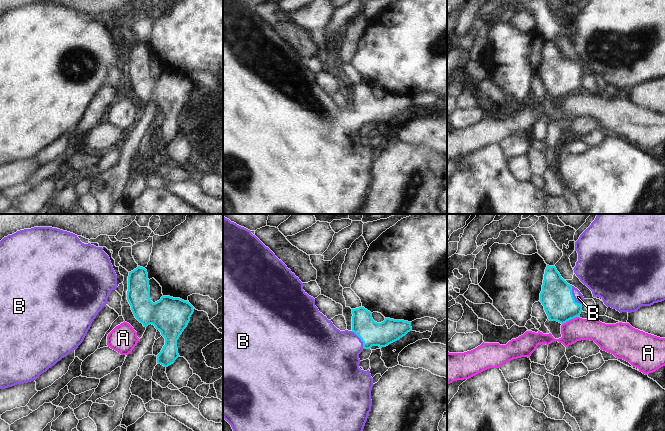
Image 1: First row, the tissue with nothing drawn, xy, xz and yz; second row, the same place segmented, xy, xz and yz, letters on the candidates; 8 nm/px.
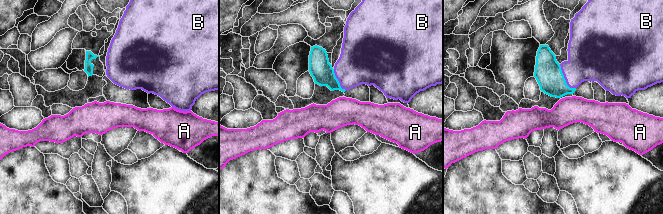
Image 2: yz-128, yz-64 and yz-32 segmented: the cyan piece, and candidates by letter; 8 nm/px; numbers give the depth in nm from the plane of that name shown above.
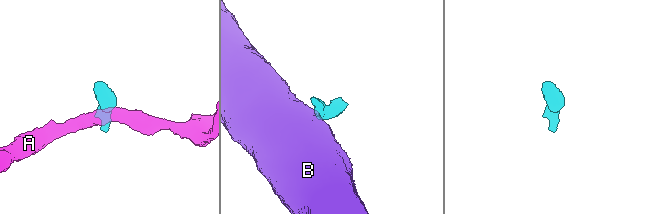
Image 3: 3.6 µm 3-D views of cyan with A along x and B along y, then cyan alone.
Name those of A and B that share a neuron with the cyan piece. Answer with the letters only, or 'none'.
B

